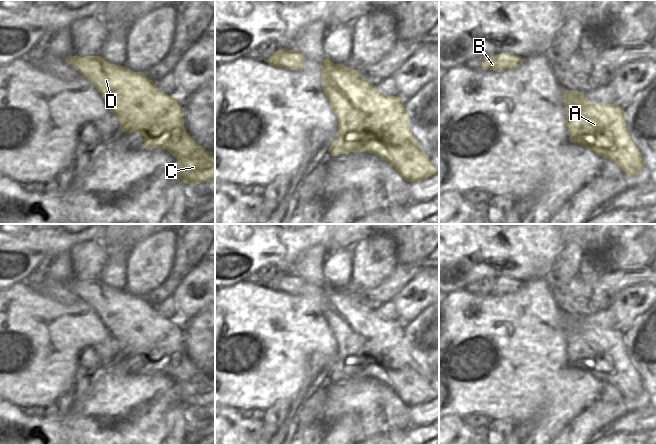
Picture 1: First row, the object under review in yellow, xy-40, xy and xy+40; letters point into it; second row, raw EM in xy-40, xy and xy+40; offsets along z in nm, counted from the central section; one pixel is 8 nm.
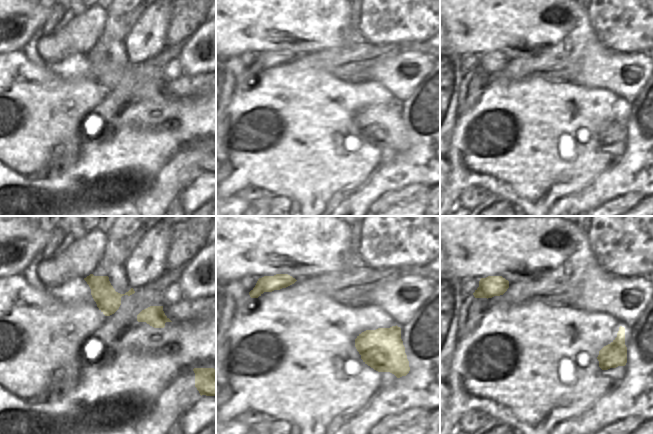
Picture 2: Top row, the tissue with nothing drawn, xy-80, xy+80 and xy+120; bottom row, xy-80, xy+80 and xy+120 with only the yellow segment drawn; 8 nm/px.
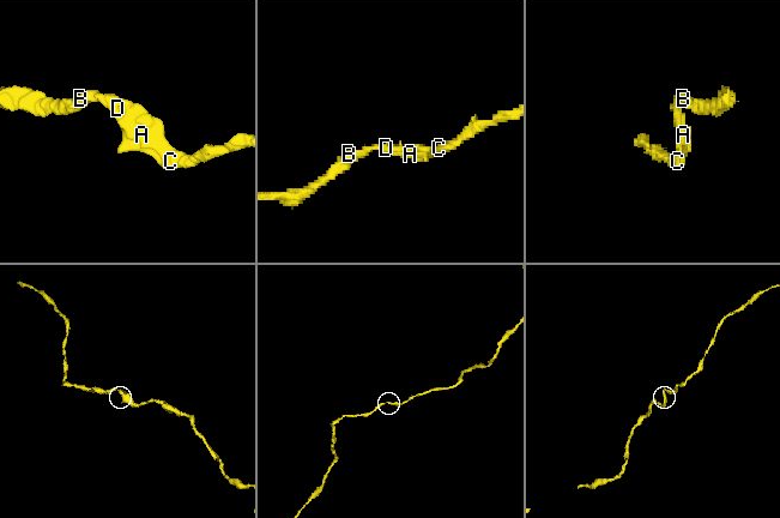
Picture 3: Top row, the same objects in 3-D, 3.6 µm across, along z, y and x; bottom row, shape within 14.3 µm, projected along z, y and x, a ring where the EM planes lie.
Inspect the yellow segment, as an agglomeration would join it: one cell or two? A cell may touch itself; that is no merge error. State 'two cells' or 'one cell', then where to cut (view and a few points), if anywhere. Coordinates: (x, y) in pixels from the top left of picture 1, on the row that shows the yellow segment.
one cell; cut none

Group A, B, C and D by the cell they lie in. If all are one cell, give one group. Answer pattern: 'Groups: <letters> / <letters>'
Groups: A B C D.

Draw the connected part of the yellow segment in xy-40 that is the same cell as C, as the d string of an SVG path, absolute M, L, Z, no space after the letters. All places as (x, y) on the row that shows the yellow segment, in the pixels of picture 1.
M68 56L66 61L73 64L76 70L89 80L98 90L110 112L115 114L123 132L129 134L135 132L145 137L145 148L163 148L167 150L177 161L180 167L182 182L189 184L201 184L215 177L215 152L209 152L199 146L184 127L184 109L180 100L161 92L156 83L142 72L133 72L124 66L117 66L107 62L101 56Z

